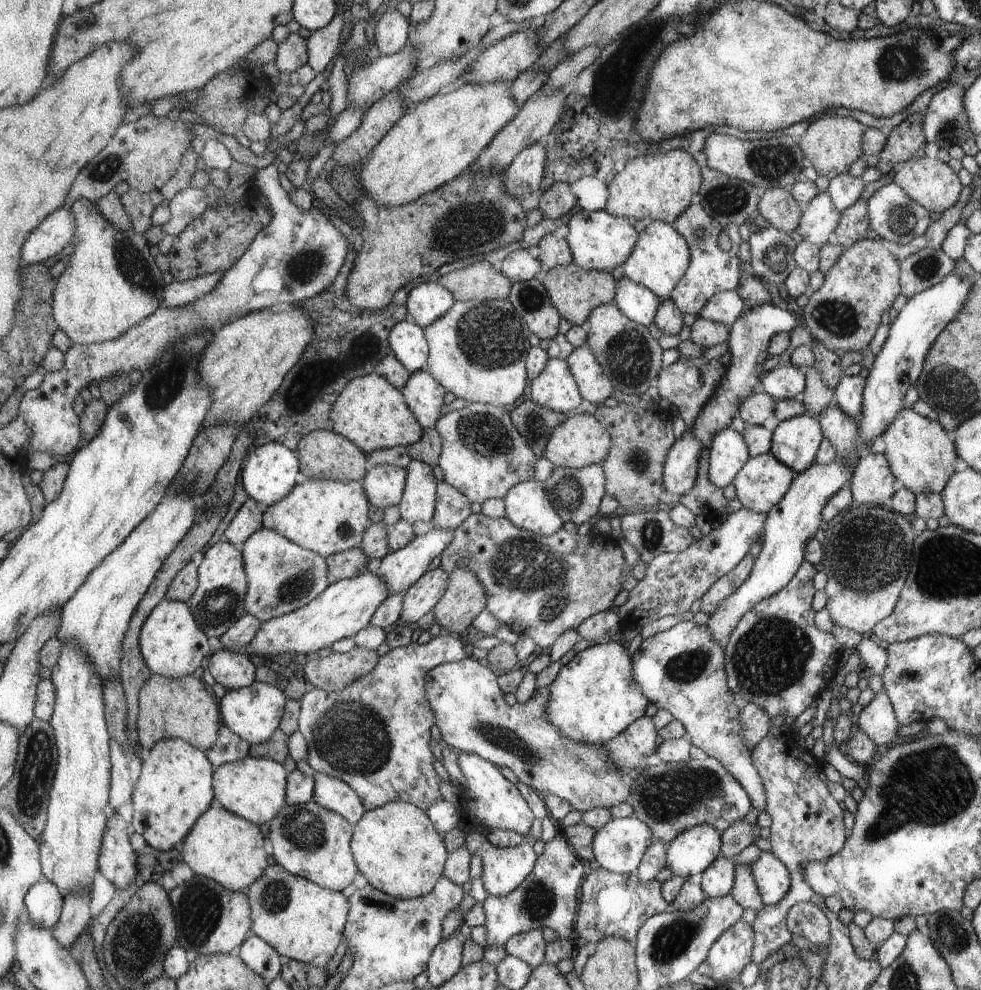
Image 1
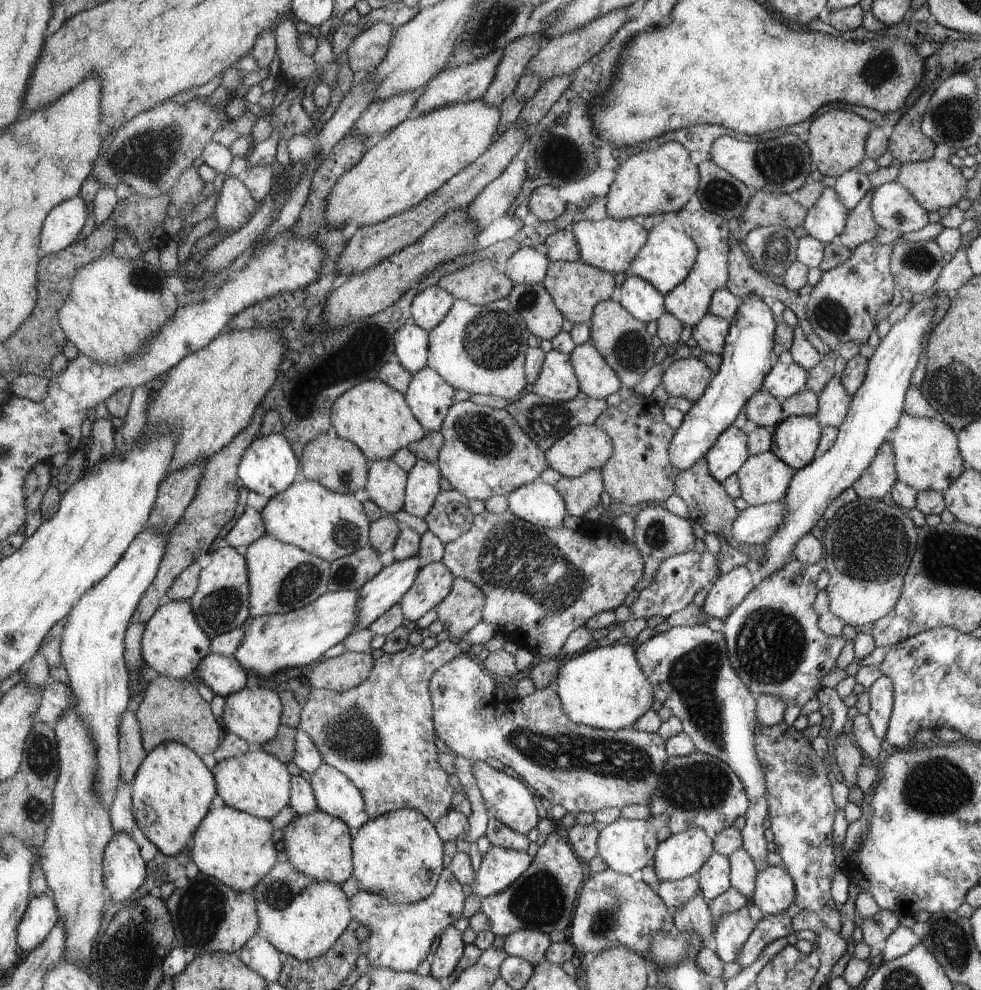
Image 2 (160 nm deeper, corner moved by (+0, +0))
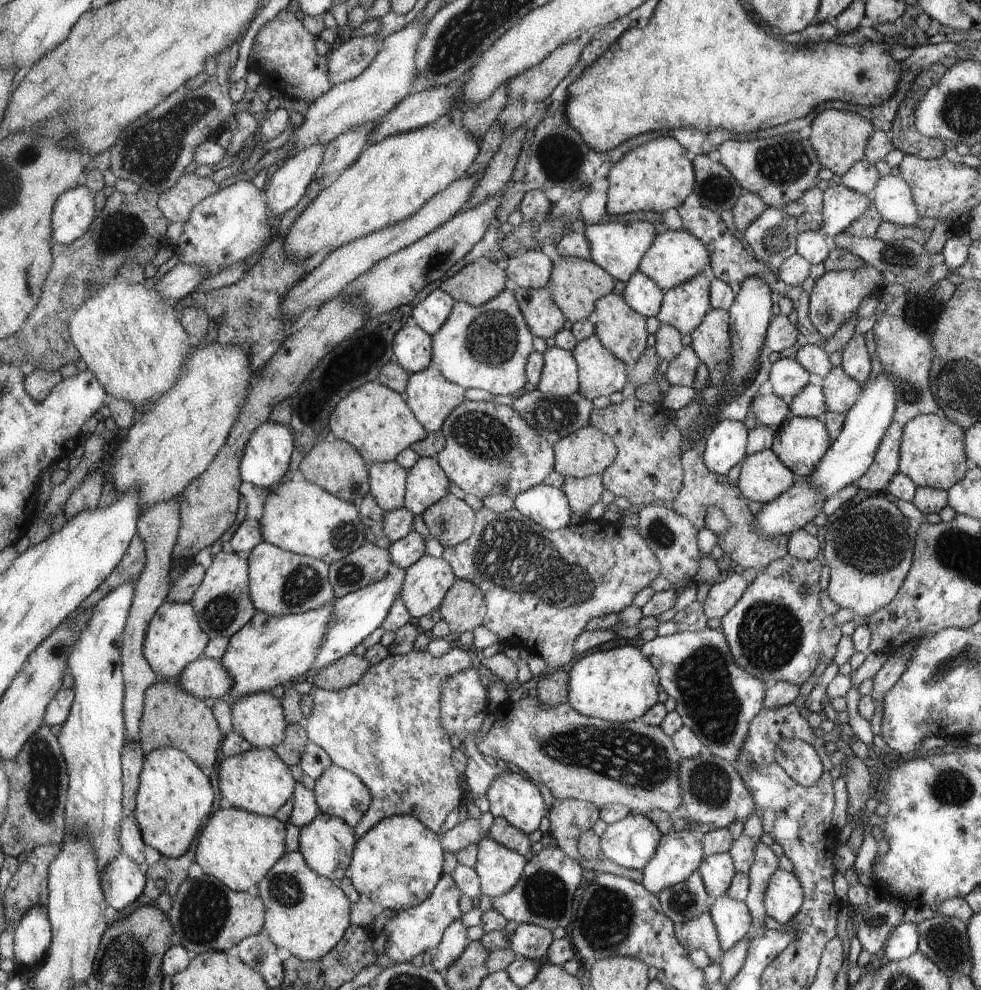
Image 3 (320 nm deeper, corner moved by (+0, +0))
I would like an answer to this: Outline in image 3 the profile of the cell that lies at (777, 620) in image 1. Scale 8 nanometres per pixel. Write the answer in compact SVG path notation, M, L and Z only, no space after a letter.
M789 555L772 560L762 573L758 573L756 580L744 592L739 603L722 618L720 630L726 634L736 664L746 672L752 673L758 680L762 680L766 686L779 682L802 686L822 660L830 663L836 656L840 626L836 624L833 615L824 612L820 602L820 564L817 559L797 560Z

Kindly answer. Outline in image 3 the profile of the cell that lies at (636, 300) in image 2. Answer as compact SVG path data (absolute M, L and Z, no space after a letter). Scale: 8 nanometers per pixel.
M637 271L626 282L626 288L622 292L622 299L641 316L650 318L658 316L663 306L663 297L666 295L650 277Z

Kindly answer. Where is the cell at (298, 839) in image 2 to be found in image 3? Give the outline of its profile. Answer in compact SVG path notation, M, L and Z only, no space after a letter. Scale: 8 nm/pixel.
M319 813L313 822L300 828L299 852L306 864L319 876L341 882L344 878L344 872L348 870L352 850L356 844L354 832L355 828L350 828L350 825L339 817Z

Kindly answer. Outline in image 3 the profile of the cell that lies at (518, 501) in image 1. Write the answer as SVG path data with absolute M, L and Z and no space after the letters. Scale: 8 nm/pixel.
M541 483L516 496L513 502L514 509L547 530L569 526L572 510L568 498L559 488Z

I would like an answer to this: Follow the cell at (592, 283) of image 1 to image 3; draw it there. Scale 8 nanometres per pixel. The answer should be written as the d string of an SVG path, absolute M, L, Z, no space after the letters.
M561 257L552 264L552 273L547 289L556 305L567 316L570 324L589 319L595 311L595 304L604 296L612 293L614 277L606 270L594 264L592 260L574 257Z

